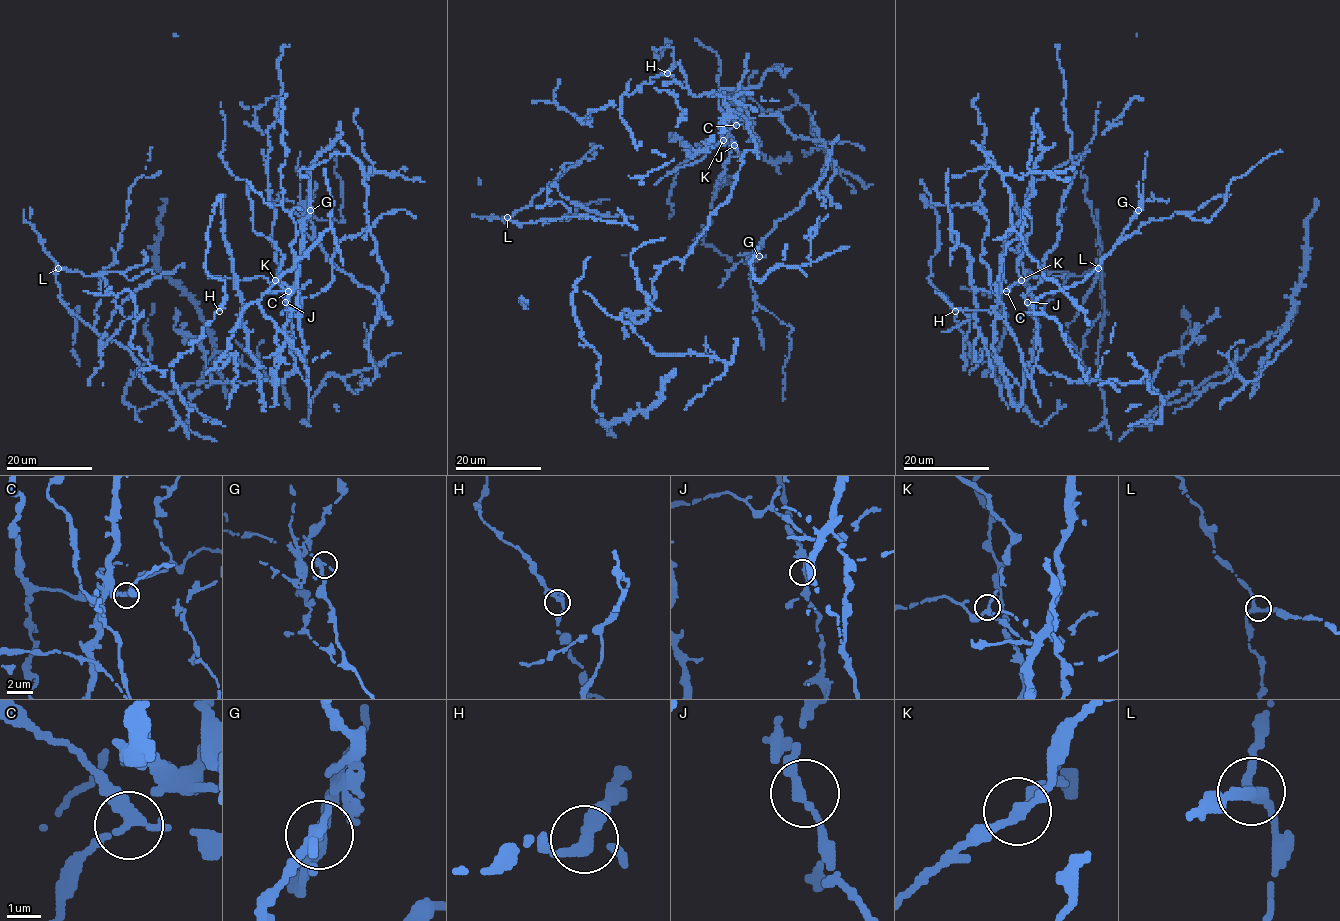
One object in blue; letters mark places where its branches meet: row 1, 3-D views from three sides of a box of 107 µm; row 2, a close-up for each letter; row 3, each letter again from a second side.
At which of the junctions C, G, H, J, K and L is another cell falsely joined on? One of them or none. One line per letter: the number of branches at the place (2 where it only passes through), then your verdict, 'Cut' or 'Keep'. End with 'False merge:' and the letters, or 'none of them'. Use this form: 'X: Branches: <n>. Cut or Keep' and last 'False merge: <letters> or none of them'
C: Branches: 3. Keep
G: Branches: 3. Cut
H: Branches: 3. Keep
J: Branches: 3. Keep
K: Branches: 3. Keep
L: Branches: 3. Keep
False merge: G

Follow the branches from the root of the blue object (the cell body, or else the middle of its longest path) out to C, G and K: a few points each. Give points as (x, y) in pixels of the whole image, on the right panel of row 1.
C: (1031, 376), (1013, 331), (999, 316), (991, 312), (993, 357), (975, 325), (974, 292), (1006, 291)
G: (1031, 376), (997, 296), (1005, 247), (1020, 231), (1027, 252), (1064, 293), (1101, 265), (1138, 210)
K: (1031, 376), (1004, 321), (991, 312), (992, 357), (974, 316), (977, 289), (1006, 290), (1021, 280)

